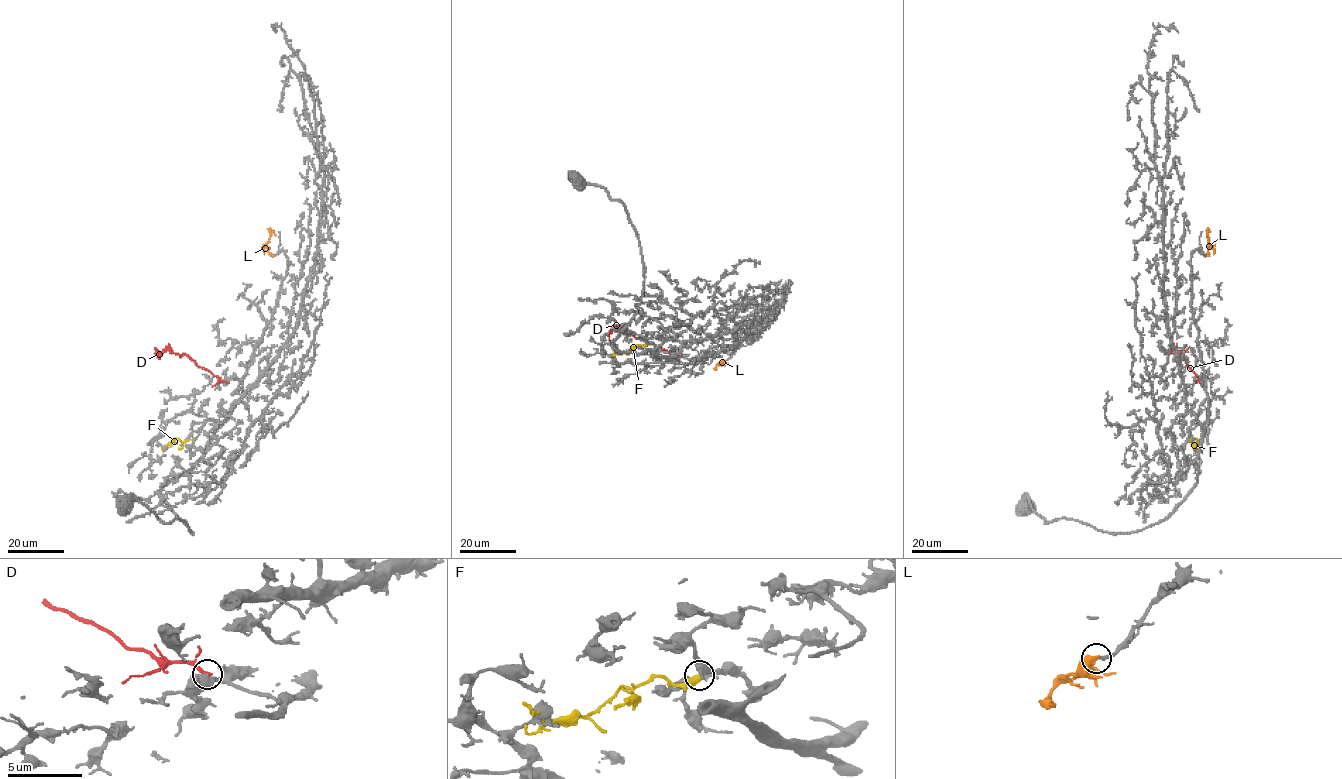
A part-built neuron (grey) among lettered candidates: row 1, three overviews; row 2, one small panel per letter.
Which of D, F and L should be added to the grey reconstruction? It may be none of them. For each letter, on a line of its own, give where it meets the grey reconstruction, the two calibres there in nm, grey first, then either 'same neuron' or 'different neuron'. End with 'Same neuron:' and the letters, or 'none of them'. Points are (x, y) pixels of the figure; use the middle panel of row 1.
D: contact (679, 355); calibres 500 and 280 nm; different neuron
F: contact (646, 344); calibres 480 and 550 nm; different neuron
L: contact (724, 360); calibres 200 and 500 nm; same neuron
Same neuron: L

